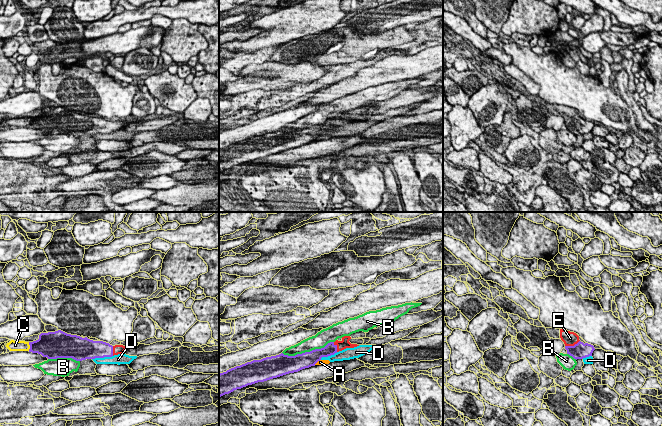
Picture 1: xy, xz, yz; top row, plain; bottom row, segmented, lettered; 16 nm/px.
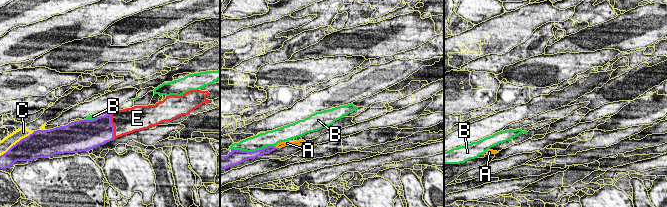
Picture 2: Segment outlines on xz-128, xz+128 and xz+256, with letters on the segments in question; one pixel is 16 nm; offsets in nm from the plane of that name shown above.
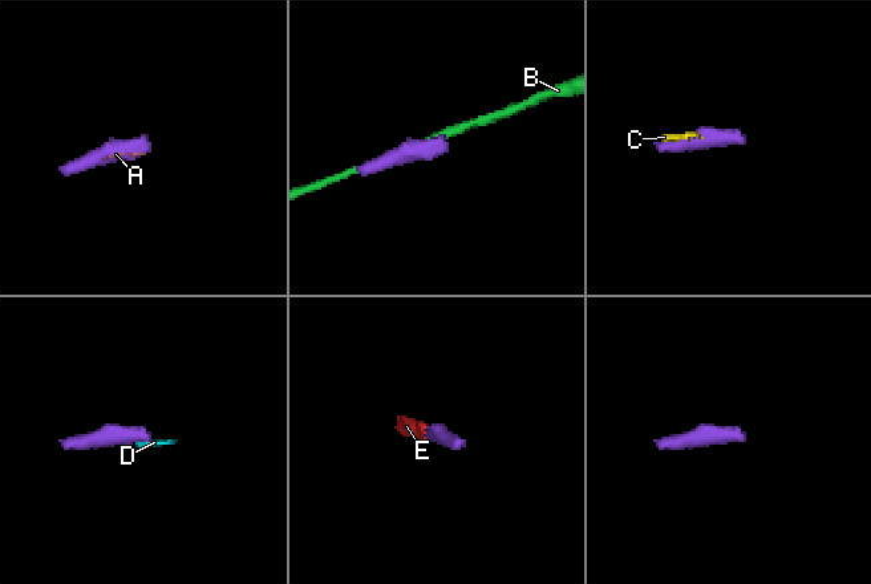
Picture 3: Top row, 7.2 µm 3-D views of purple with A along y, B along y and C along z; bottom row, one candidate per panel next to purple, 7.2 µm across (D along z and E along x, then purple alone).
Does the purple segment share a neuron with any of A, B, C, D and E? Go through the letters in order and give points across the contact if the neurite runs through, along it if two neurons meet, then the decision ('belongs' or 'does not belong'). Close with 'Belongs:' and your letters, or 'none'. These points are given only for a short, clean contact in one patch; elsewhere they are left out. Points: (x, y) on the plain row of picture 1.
A: does not belong
B: does not belong
C: does not belong
D: border xy (112, 131), (92, 135); does not belong
E: belongs
Belongs: E

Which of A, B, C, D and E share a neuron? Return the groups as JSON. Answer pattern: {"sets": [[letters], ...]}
{"sets": [["A", "D"], ["B"], ["C"], ["E"]]}

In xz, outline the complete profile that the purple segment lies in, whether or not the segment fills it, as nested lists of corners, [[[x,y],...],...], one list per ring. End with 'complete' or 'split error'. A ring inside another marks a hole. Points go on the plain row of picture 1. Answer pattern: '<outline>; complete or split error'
[[[344,112],[341,117],[336,116],[335,118],[330,118],[321,125],[315,125],[295,132],[288,132],[281,129],[231,144],[219,150],[219,173],[248,161],[264,158],[315,142],[322,133],[334,131],[346,124],[359,122],[357,120],[351,120],[349,118],[350,115],[350,112]]]; split error

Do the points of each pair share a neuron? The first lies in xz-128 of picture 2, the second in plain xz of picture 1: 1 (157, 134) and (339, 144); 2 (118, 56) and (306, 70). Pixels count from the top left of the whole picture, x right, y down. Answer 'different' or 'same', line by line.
1: same
2: different

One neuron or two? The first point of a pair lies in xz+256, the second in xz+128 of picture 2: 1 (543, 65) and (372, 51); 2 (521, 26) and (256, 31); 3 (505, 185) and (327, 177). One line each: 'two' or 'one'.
1: two
2: one
3: one

